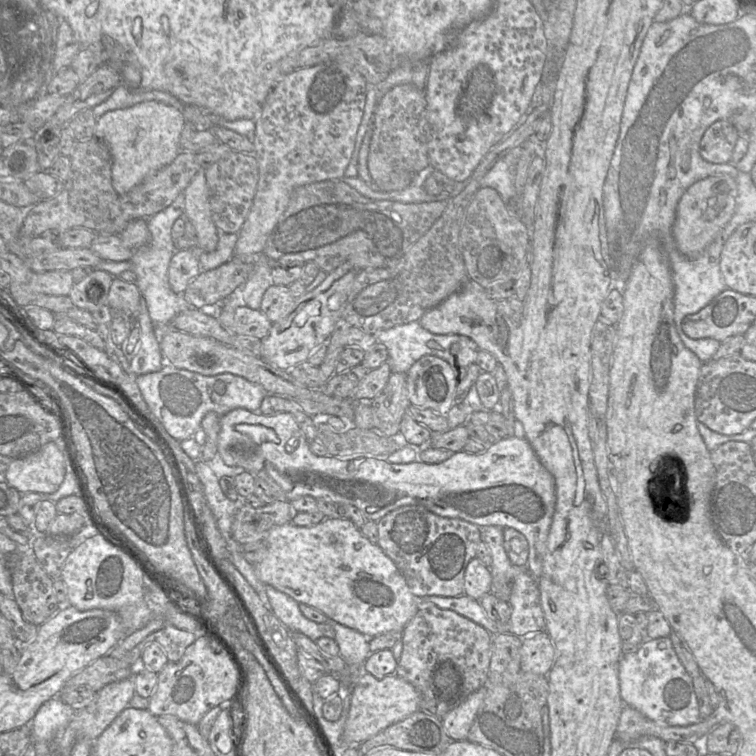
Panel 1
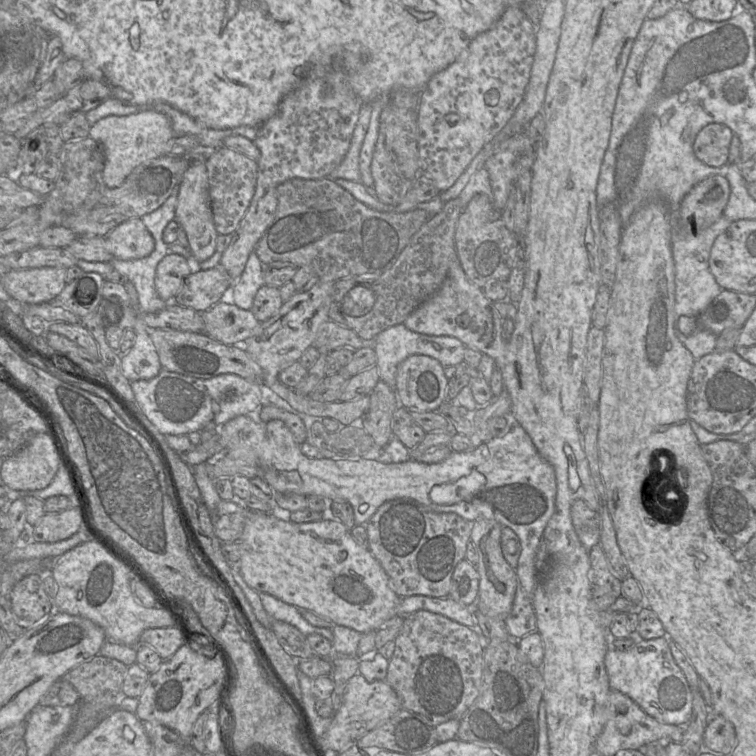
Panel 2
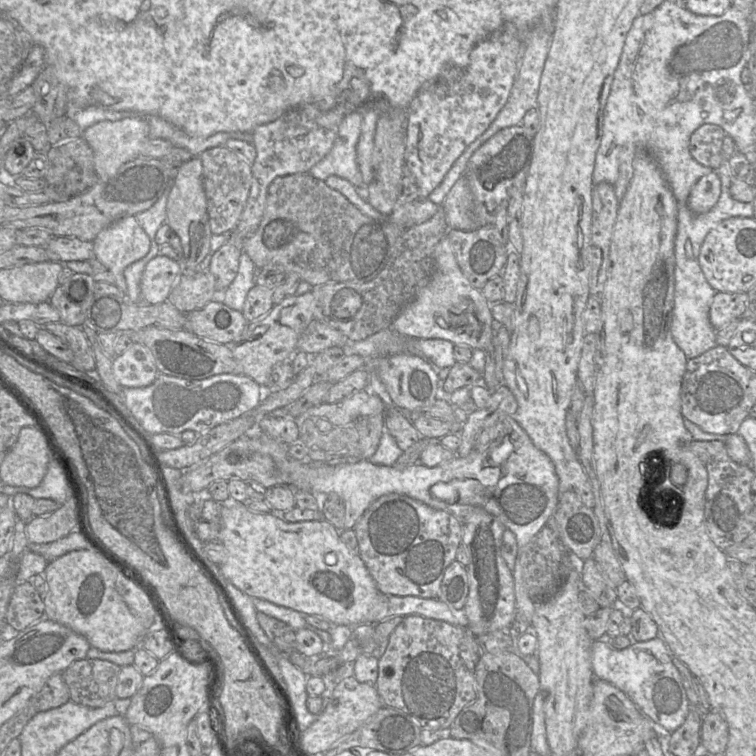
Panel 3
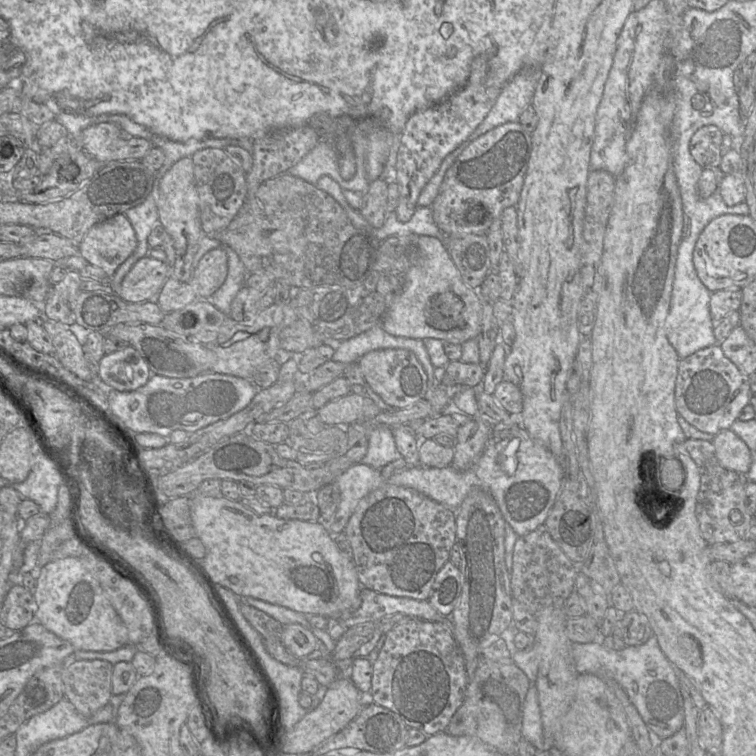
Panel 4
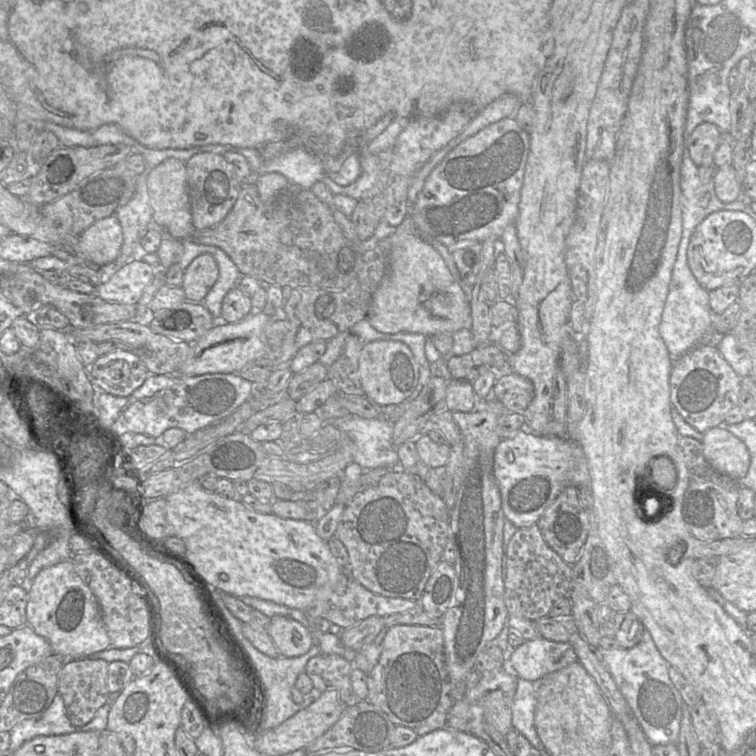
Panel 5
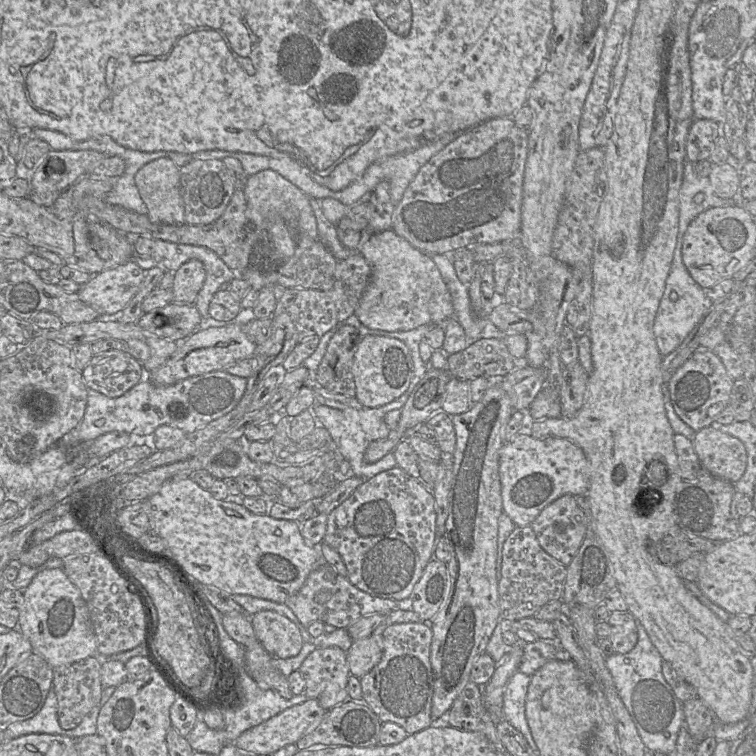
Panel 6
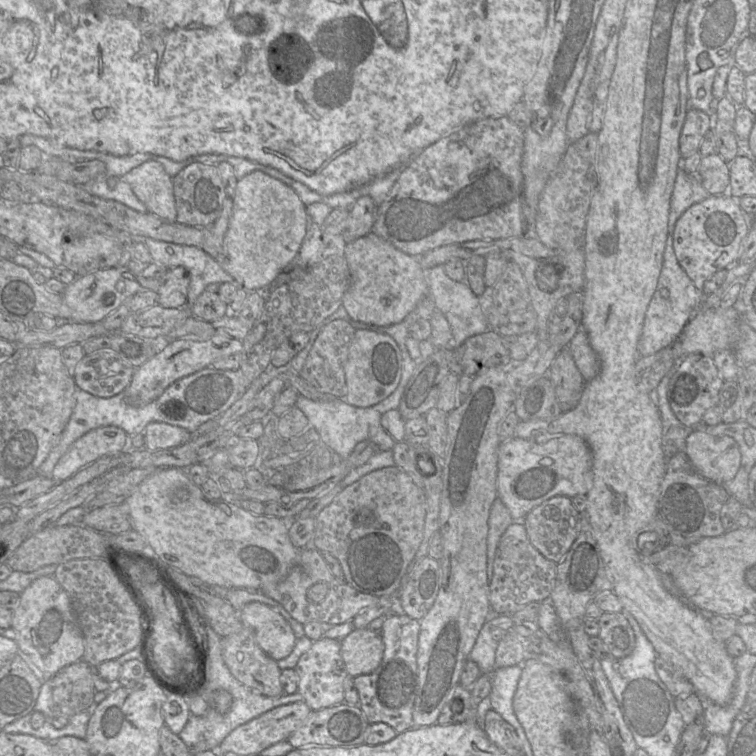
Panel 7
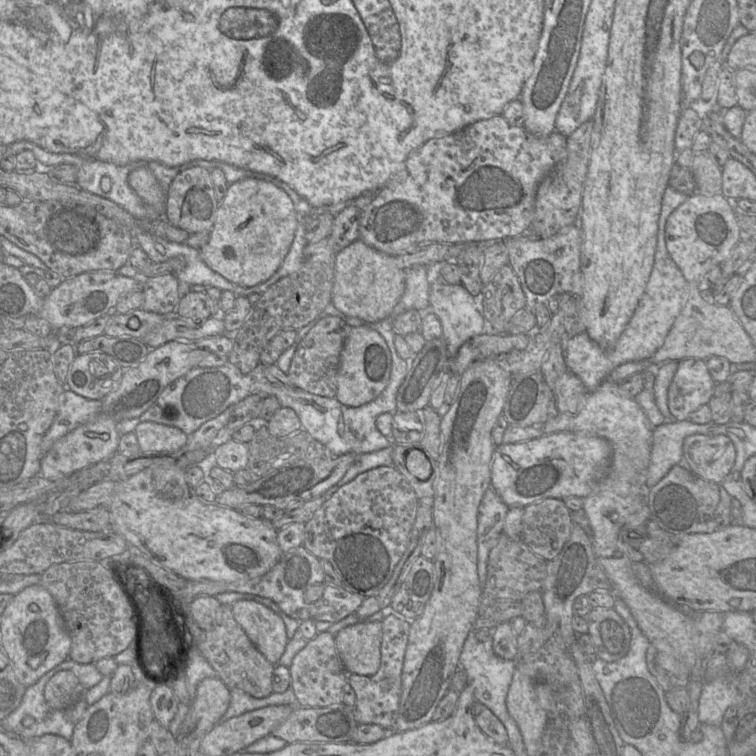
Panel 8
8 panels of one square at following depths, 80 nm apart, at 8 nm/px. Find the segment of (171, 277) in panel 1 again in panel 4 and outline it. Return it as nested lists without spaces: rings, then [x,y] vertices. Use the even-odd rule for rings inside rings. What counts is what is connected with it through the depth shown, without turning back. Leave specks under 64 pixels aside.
[[[146,256],[133,265],[114,293],[127,302],[156,302],[169,277],[171,267],[167,262]]]

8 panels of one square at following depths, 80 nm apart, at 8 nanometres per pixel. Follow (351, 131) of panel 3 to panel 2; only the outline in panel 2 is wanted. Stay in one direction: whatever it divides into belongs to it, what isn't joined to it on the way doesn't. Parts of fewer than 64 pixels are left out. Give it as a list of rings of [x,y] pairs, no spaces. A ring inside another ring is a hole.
[[[364,103],[360,109],[359,118],[353,131],[349,150],[342,162],[327,176],[327,178],[343,178],[356,182],[361,181],[359,171],[359,153],[369,125],[370,116],[371,103]]]

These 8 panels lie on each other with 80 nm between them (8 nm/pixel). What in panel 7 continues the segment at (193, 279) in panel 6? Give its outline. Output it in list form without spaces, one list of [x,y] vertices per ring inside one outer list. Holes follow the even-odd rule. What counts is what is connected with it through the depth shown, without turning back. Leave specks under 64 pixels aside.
[[[182,266],[170,269],[160,277],[161,285],[156,291],[158,294],[158,305],[164,308],[187,307],[188,287],[190,273]]]

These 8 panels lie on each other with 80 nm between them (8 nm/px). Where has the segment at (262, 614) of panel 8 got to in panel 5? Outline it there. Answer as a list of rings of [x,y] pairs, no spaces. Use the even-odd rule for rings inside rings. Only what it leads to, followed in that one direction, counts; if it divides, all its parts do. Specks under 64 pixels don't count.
[[[275,615],[271,617],[267,633],[280,654],[287,658],[302,656],[313,645],[309,630],[286,616]]]

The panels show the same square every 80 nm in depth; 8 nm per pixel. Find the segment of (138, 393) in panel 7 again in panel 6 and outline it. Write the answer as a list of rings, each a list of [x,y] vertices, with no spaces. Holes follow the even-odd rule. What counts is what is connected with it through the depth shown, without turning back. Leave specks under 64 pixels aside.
[[[236,322],[226,323],[220,327],[198,329],[177,343],[178,348],[168,361],[152,372],[146,373],[145,378],[149,378],[156,385],[169,386],[188,377],[223,371],[226,366],[251,357],[257,346],[243,332],[242,325]]]

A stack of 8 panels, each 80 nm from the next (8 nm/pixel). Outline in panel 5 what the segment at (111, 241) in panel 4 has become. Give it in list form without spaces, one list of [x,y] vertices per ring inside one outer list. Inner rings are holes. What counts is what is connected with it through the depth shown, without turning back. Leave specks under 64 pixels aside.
[[[115,215],[100,219],[79,236],[76,254],[98,267],[118,257],[123,245],[122,226]]]

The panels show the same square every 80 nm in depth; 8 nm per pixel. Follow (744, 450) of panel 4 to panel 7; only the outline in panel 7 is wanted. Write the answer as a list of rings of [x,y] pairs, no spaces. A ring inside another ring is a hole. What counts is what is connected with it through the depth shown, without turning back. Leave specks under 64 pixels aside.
[[[693,431],[686,440],[685,454],[705,479],[724,486],[737,474],[741,453],[735,439]]]

